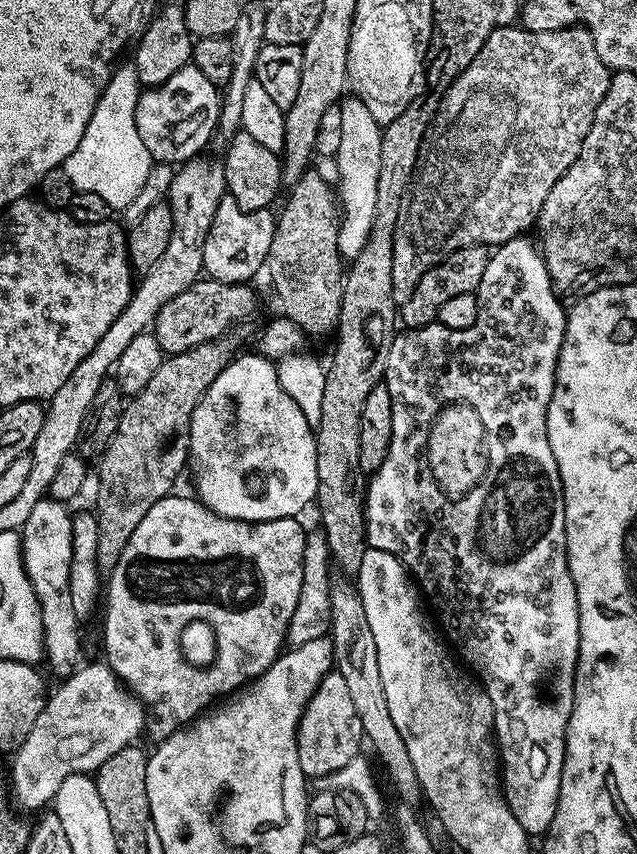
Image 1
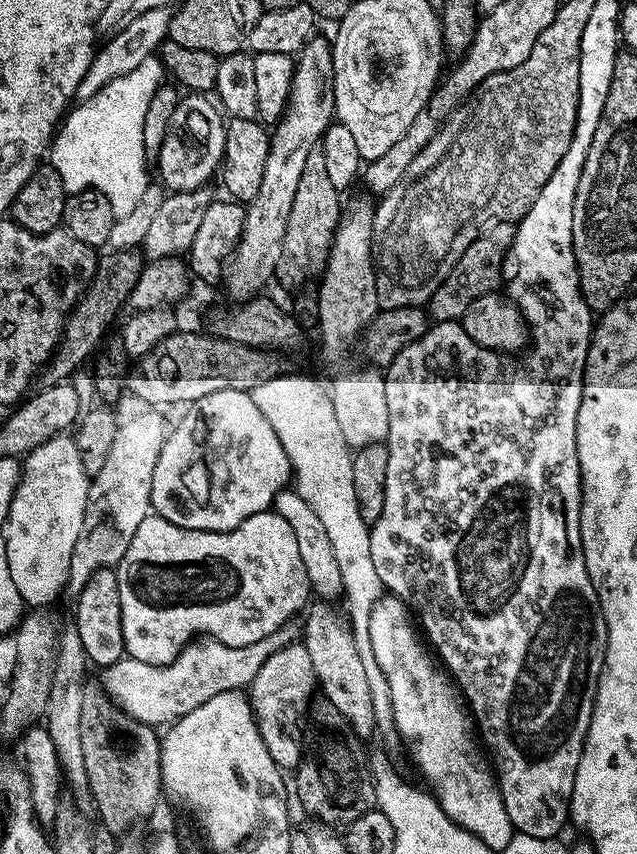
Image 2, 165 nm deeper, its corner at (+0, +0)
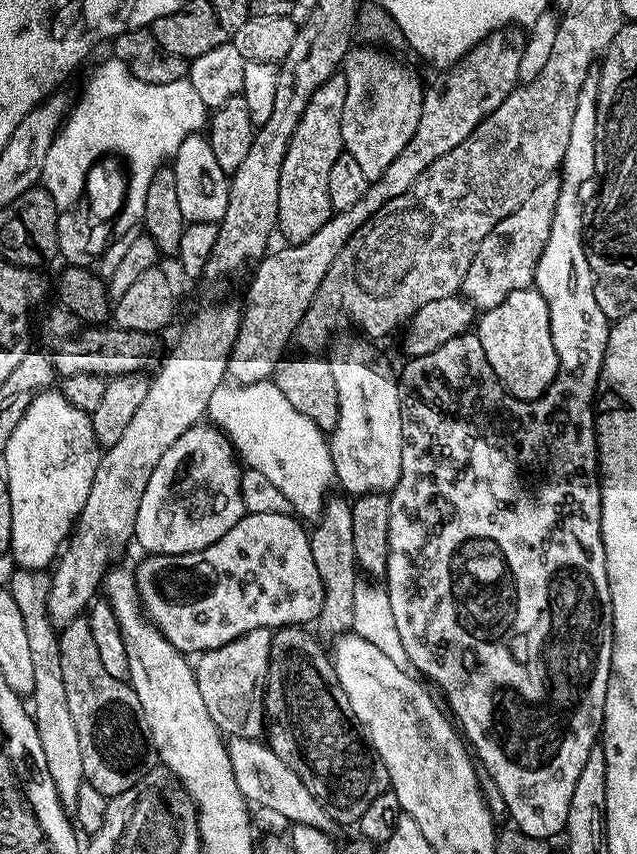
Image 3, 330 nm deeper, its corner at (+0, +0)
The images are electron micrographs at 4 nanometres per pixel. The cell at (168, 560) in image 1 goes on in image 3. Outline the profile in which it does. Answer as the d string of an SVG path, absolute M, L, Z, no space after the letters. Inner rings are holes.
M249 512L245 514L237 524L218 542L200 552L187 552L181 556L153 556L145 555L144 561L137 568L134 568L136 577L136 592L140 595L140 606L144 615L152 621L152 625L160 631L180 652L185 654L199 654L209 652L215 648L226 646L234 642L238 637L245 636L250 630L267 628L275 630L278 628L290 628L293 626L308 626L319 617L322 608L322 578L318 578L318 570L314 567L314 554L312 553L312 542L309 533L300 526L301 521L290 514L258 514Z

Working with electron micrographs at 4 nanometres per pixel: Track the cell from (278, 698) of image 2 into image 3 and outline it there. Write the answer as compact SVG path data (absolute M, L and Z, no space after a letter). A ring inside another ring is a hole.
M259 628L250 630L226 646L199 653L197 660L200 661L194 664L198 694L202 694L206 714L210 714L221 733L235 734L245 740L260 740L265 735L263 698L268 679L268 657L272 655L272 638L273 633L269 629Z

